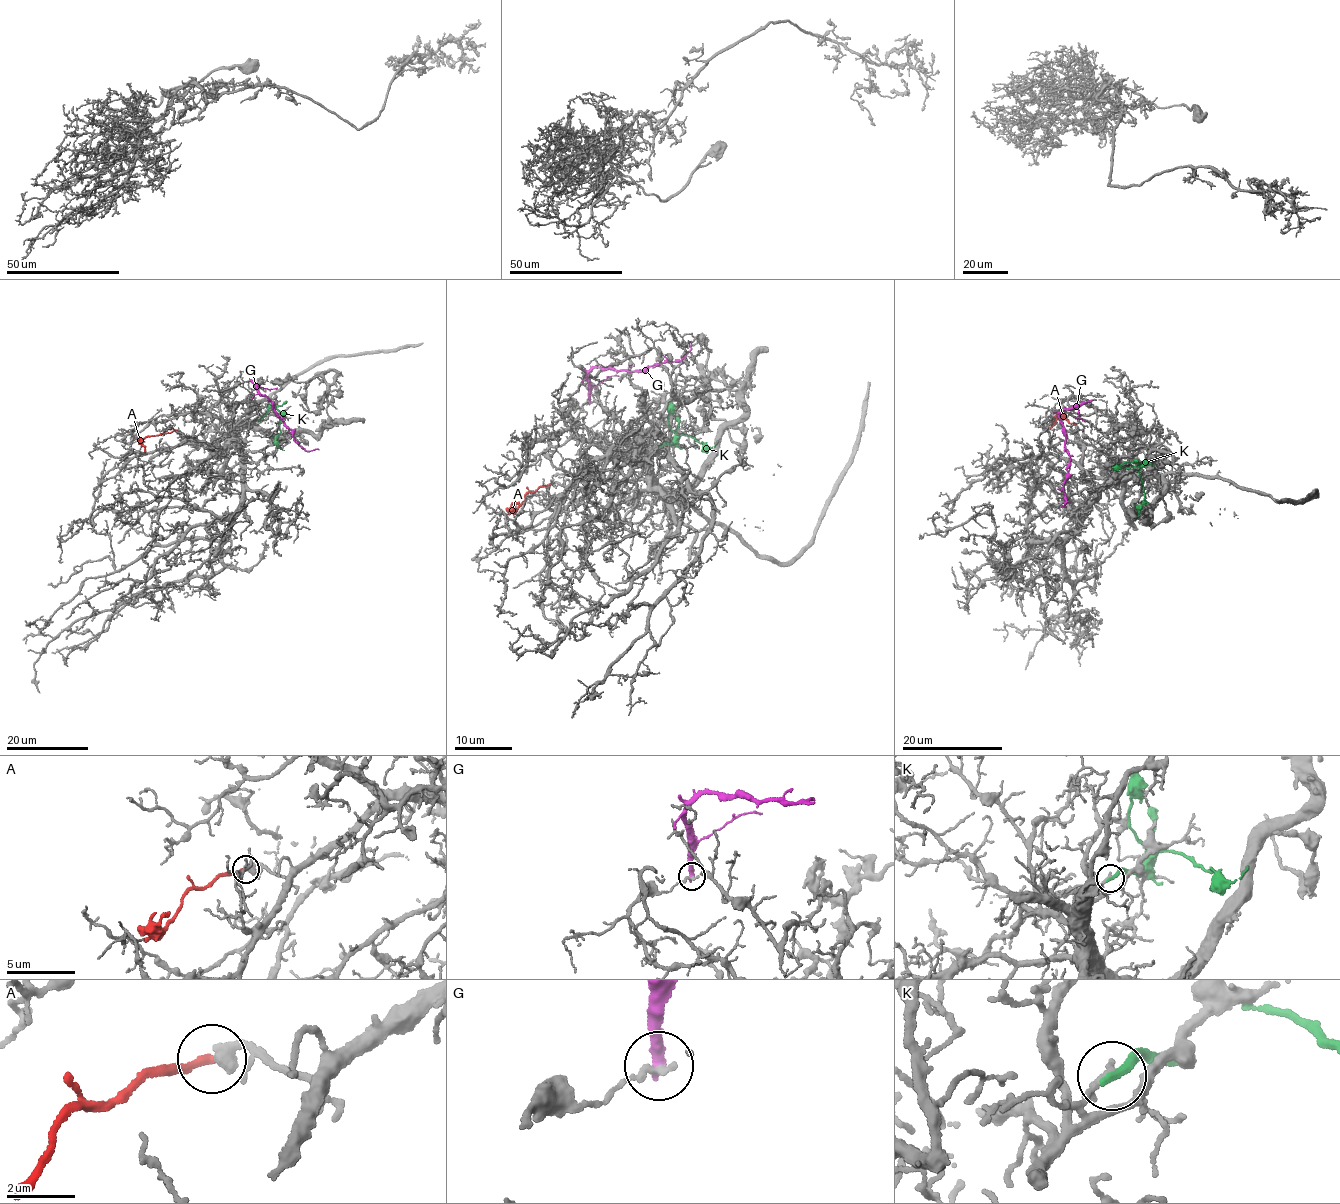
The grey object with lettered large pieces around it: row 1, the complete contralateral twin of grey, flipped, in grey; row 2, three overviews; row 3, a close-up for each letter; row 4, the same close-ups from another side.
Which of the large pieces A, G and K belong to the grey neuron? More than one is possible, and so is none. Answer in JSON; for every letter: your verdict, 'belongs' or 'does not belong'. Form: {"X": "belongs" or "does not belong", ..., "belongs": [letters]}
{"A": "does not belong", "G": "does not belong", "K": "does not belong", "belongs": []}

